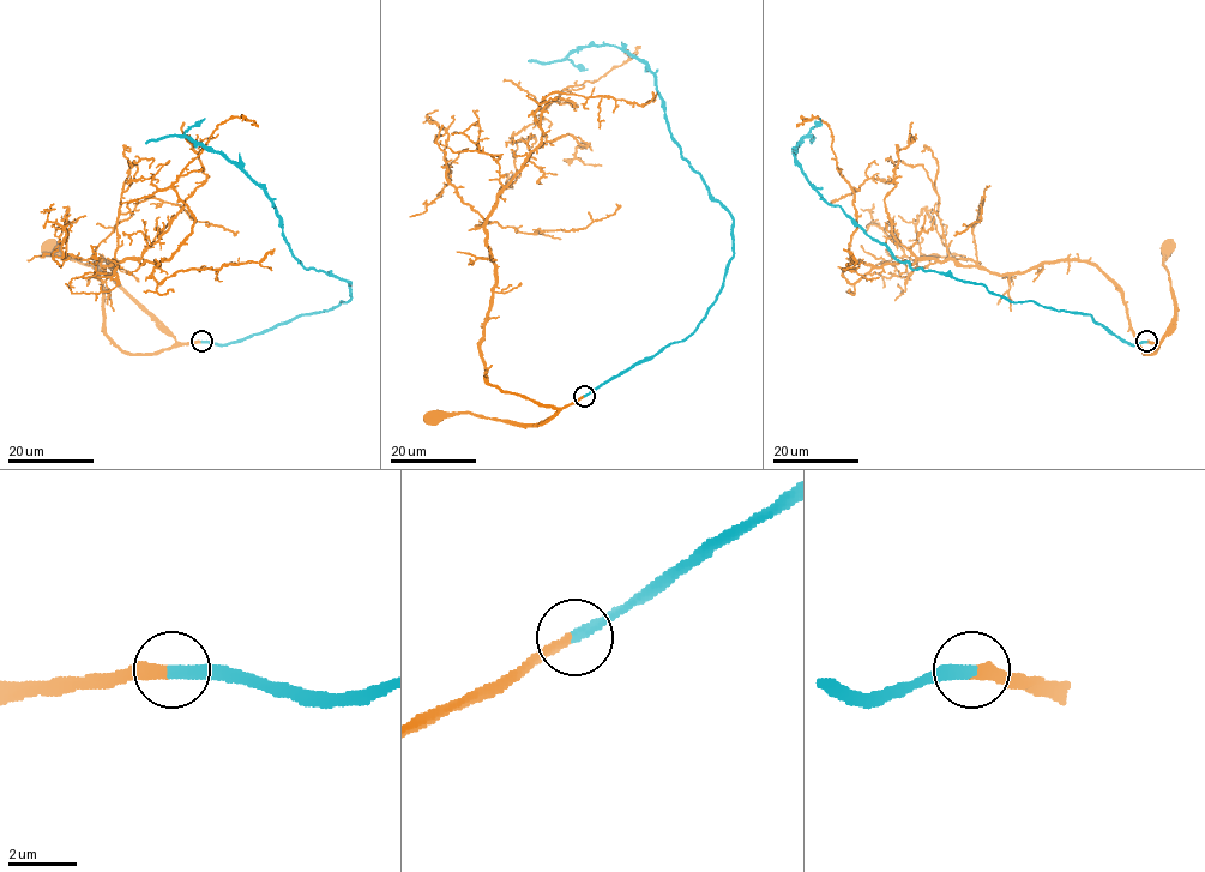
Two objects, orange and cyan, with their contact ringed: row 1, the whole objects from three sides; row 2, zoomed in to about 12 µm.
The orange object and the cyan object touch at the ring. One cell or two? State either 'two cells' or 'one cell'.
one cell

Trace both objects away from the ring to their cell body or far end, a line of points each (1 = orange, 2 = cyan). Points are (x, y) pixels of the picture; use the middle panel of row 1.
1: (584, 396), (535, 424), (508, 424), (461, 412), (434, 416)
2: (584, 396), (696, 329), (733, 254), (733, 220), (682, 156), (643, 62), (614, 46), (528, 60)

